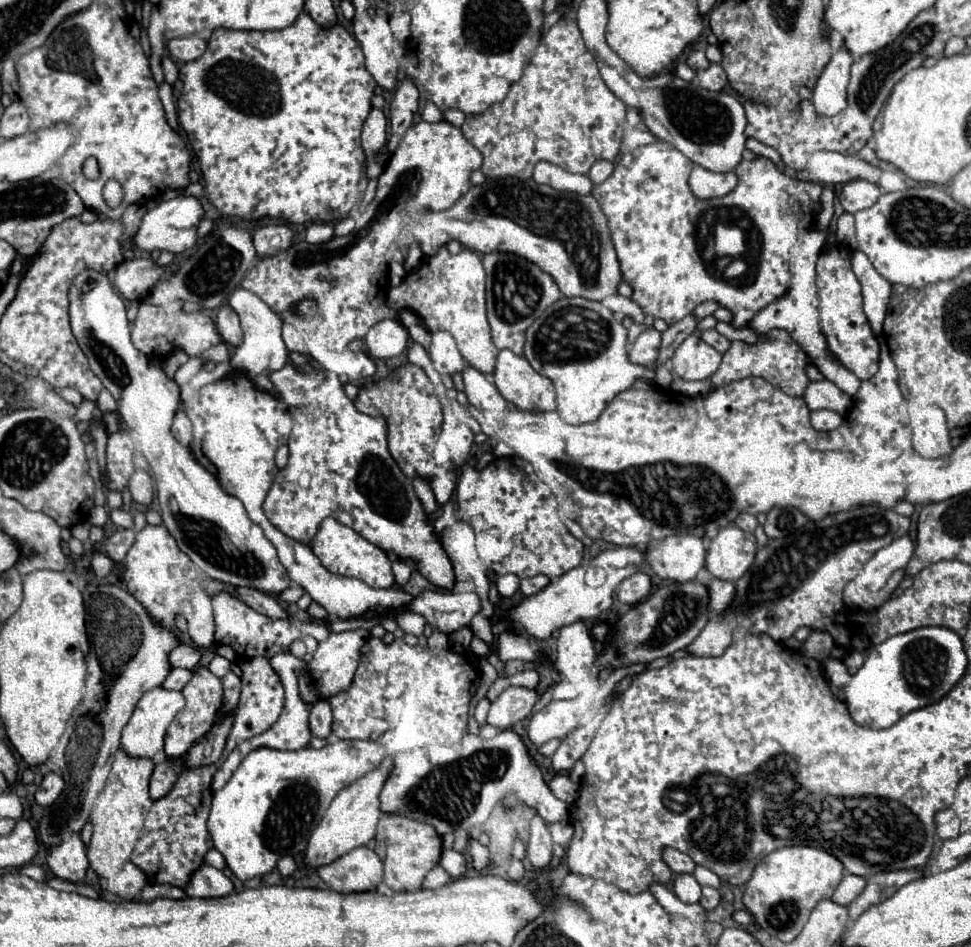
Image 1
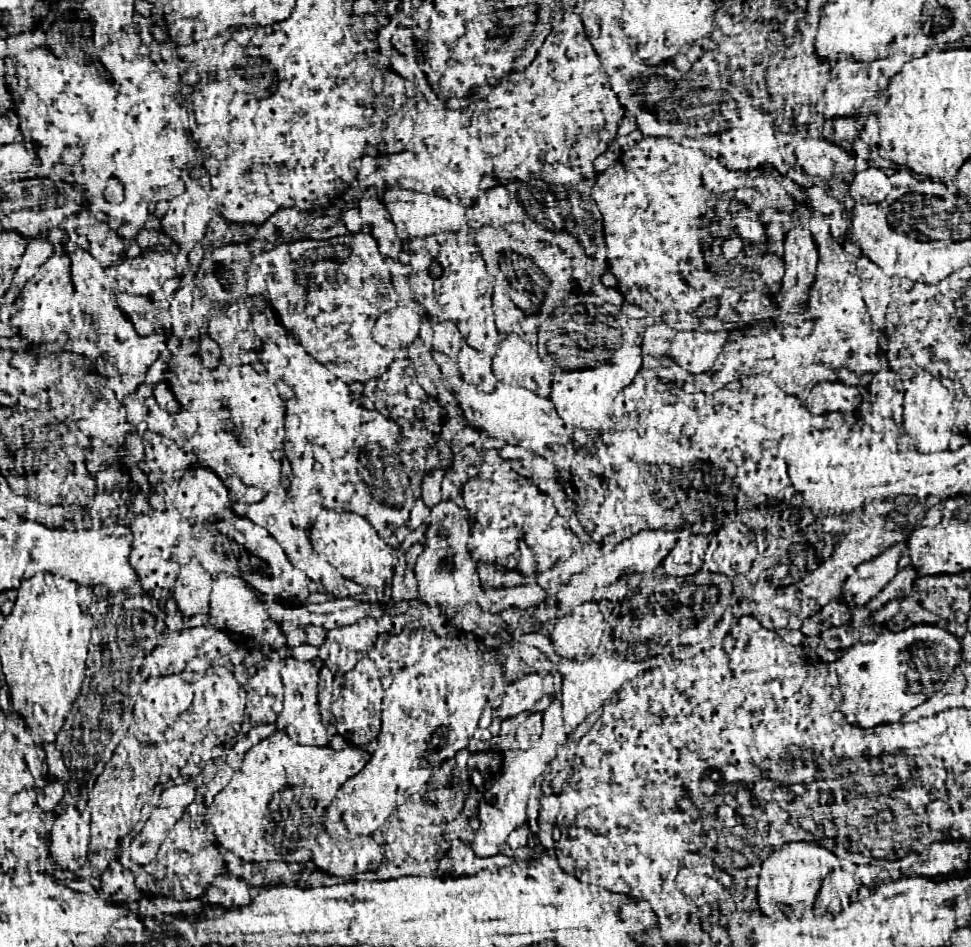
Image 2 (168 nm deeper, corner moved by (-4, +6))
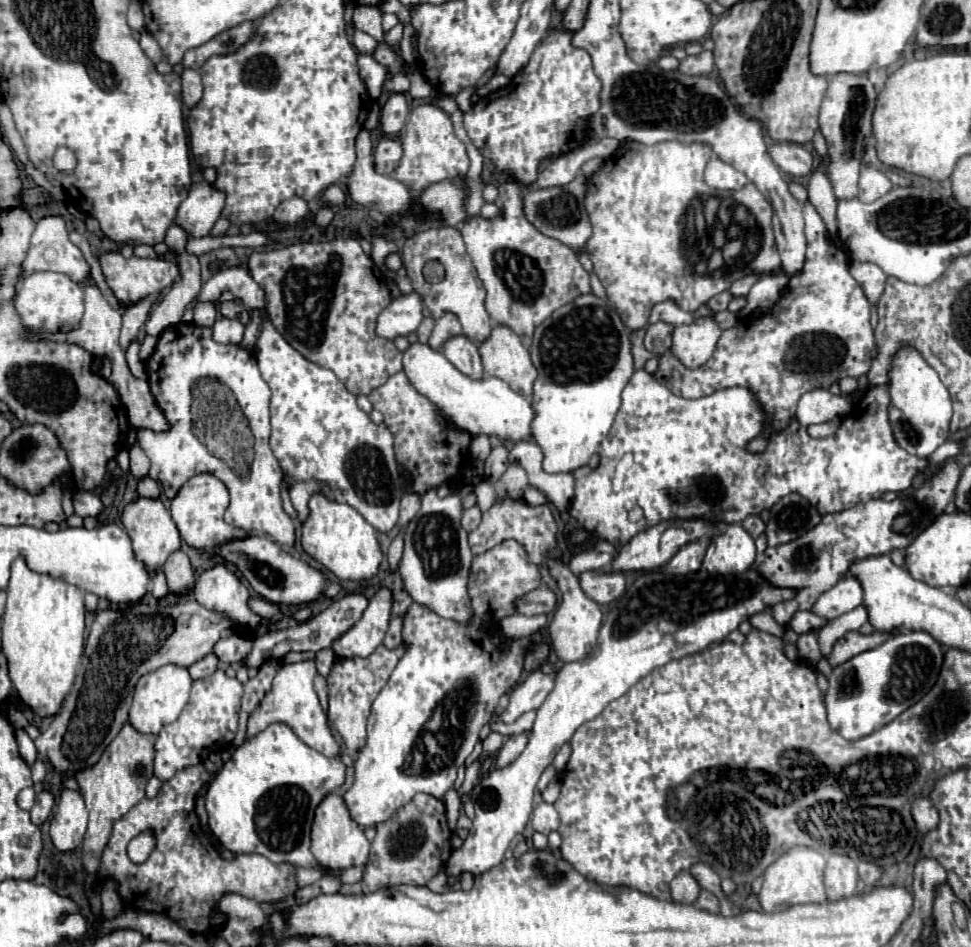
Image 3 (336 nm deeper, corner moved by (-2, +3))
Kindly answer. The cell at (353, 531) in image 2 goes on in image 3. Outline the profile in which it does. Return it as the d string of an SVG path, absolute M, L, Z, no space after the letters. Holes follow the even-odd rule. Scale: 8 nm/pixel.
M319 493L311 497L309 509L311 509L309 519L303 523L301 529L303 549L323 567L335 573L341 581L373 579L383 561L383 551L377 541L377 531L353 507L329 501Z

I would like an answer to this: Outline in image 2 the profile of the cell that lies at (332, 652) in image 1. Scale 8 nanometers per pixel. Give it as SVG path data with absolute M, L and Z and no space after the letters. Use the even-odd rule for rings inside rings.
M365 616L355 624L329 630L323 646L319 648L319 654L335 674L341 674L351 670L355 662L373 648L377 638L377 620L373 616Z

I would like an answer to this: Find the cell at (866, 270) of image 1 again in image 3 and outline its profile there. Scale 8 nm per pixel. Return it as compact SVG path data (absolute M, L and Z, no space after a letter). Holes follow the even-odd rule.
M853 261L851 263L851 275L863 287L865 297L869 299L869 303L877 305L879 297L885 291L887 275L875 263L861 263L861 261Z

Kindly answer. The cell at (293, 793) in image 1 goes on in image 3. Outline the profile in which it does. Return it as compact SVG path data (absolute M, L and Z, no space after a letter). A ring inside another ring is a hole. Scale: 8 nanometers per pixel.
M275 723L275 725L269 725L261 735L253 737L253 739L247 739L241 747L237 747L237 751L233 753L233 757L223 765L221 773L215 777L215 781L209 785L207 789L207 814L208 814L208 827L211 829L211 833L217 837L220 845L233 853L233 855L245 855L245 853L259 853L263 857L267 857L269 861L273 863L289 863L293 867L319 867L319 863L313 859L311 851L309 851L309 845L311 845L311 823L313 823L313 813L317 809L317 805L333 791L337 791L343 783L345 783L345 777L347 777L347 767L341 763L341 759L337 757L325 757L321 755L319 751L307 747L303 741L299 741L299 737L283 723Z

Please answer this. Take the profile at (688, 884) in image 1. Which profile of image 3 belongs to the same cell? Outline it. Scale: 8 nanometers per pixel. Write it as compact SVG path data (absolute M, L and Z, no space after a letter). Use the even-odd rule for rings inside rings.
M681 871L671 883L671 897L675 903L683 903L683 905L691 905L697 901L701 887L697 885L697 881L693 879L693 875L689 871Z

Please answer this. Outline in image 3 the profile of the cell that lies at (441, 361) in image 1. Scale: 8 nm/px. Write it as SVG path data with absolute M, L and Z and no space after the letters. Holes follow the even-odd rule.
M445 313L445 315L443 315L441 319L437 319L437 323L435 323L435 329L433 329L431 337L429 337L429 347L439 351L447 339L457 337L457 335L461 335L461 323L457 321L455 315Z

